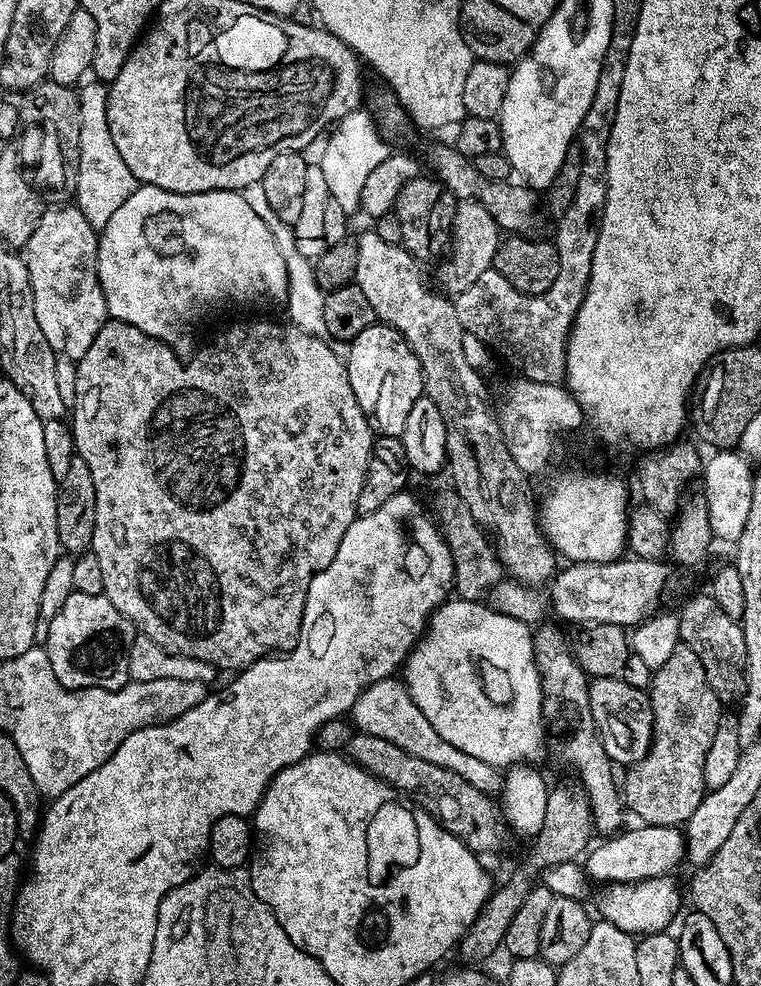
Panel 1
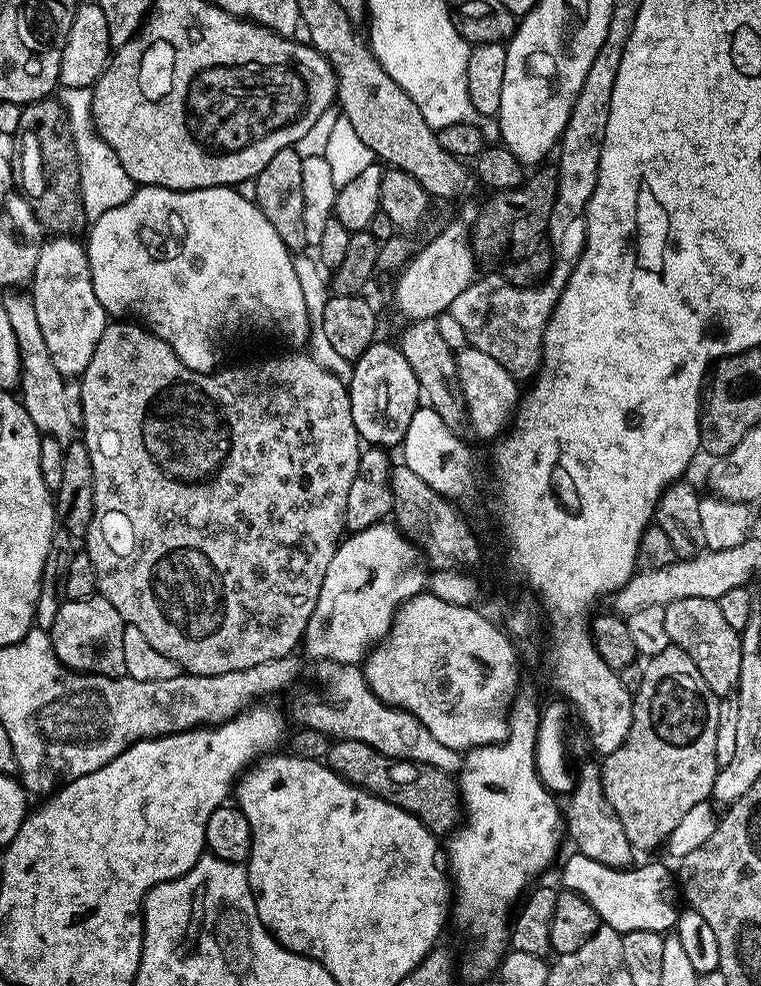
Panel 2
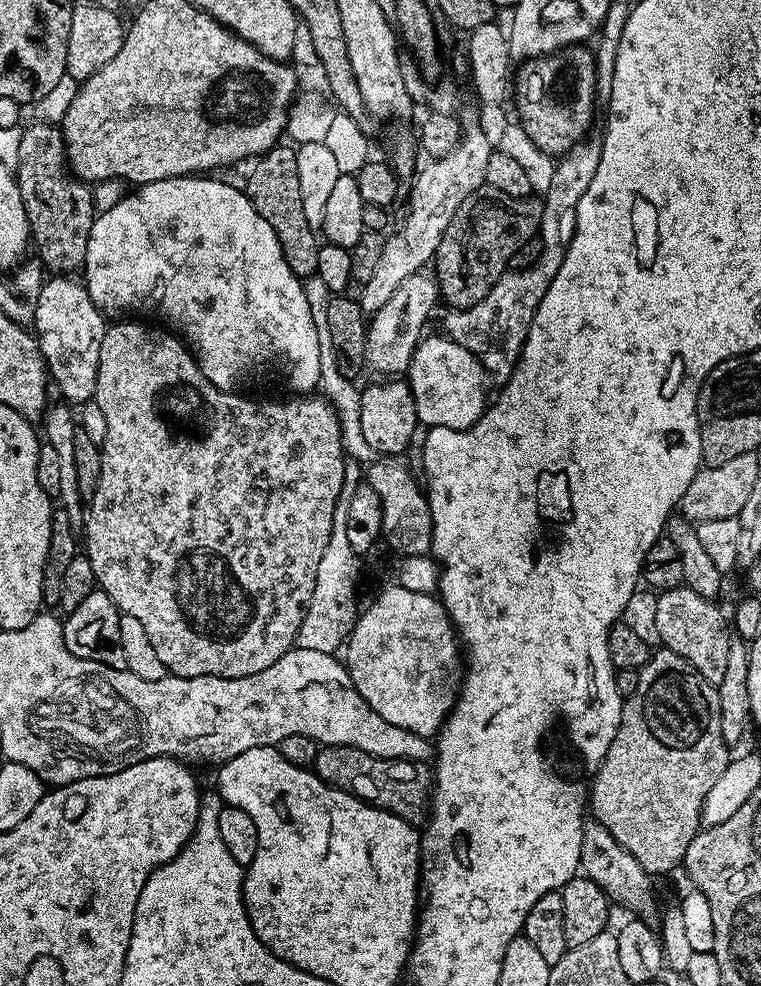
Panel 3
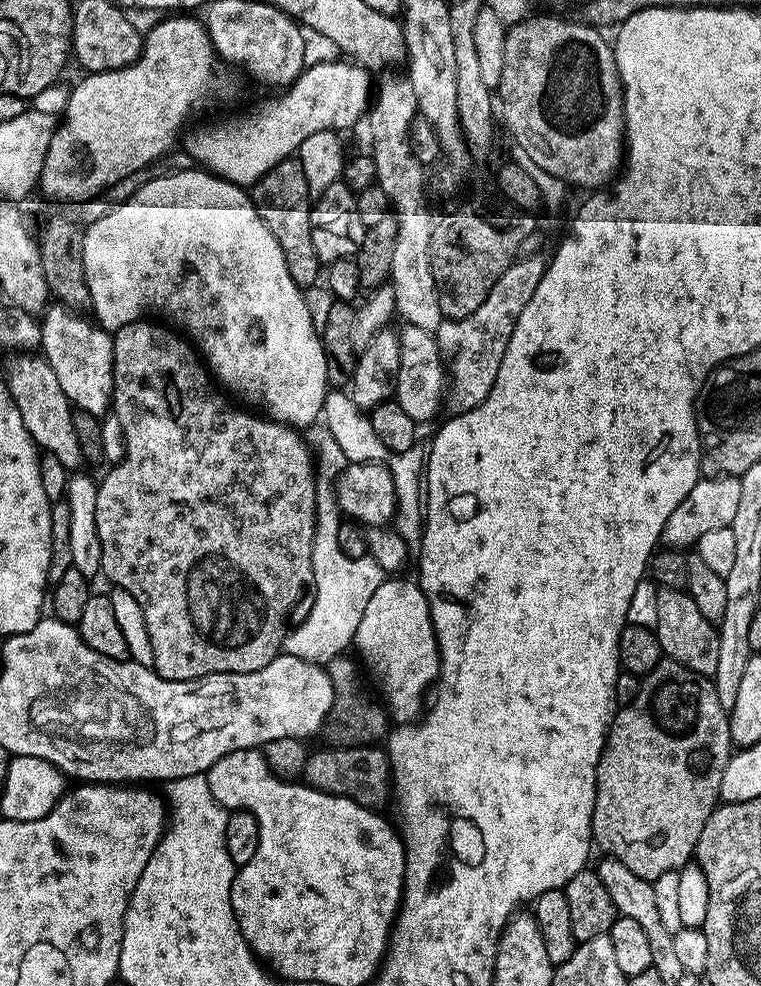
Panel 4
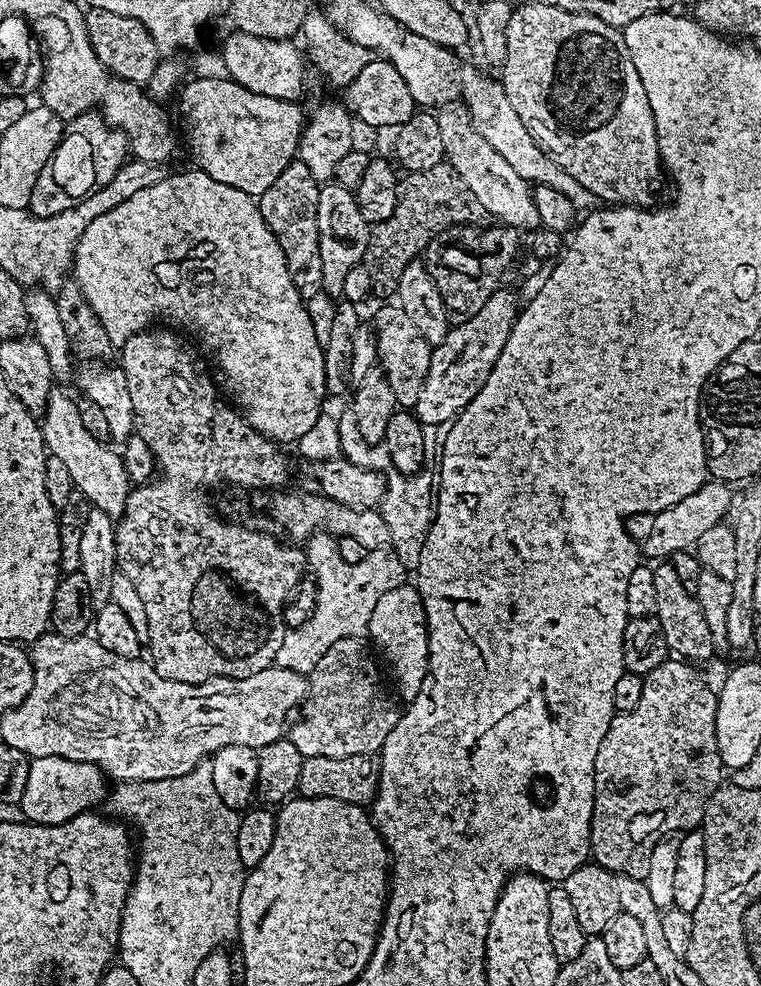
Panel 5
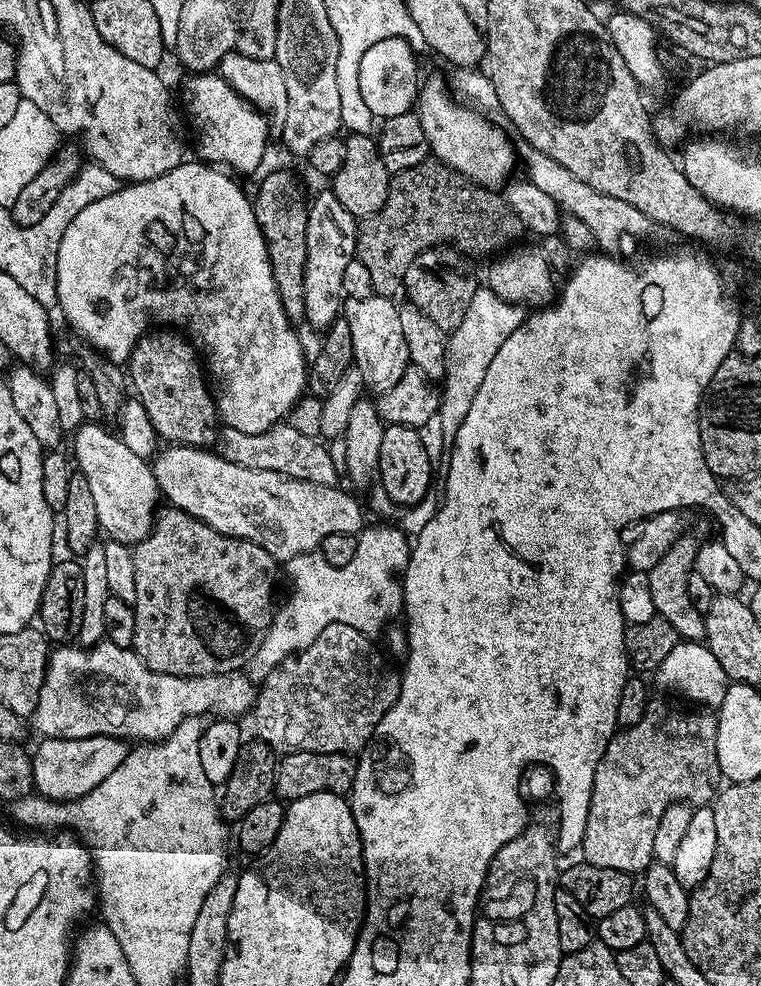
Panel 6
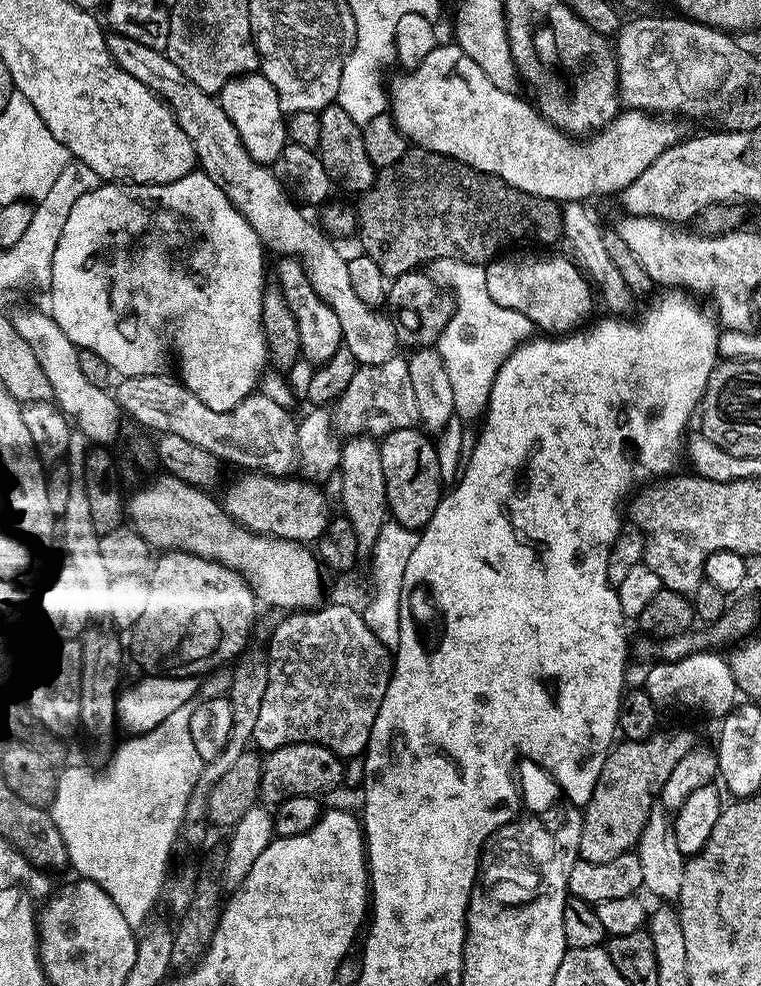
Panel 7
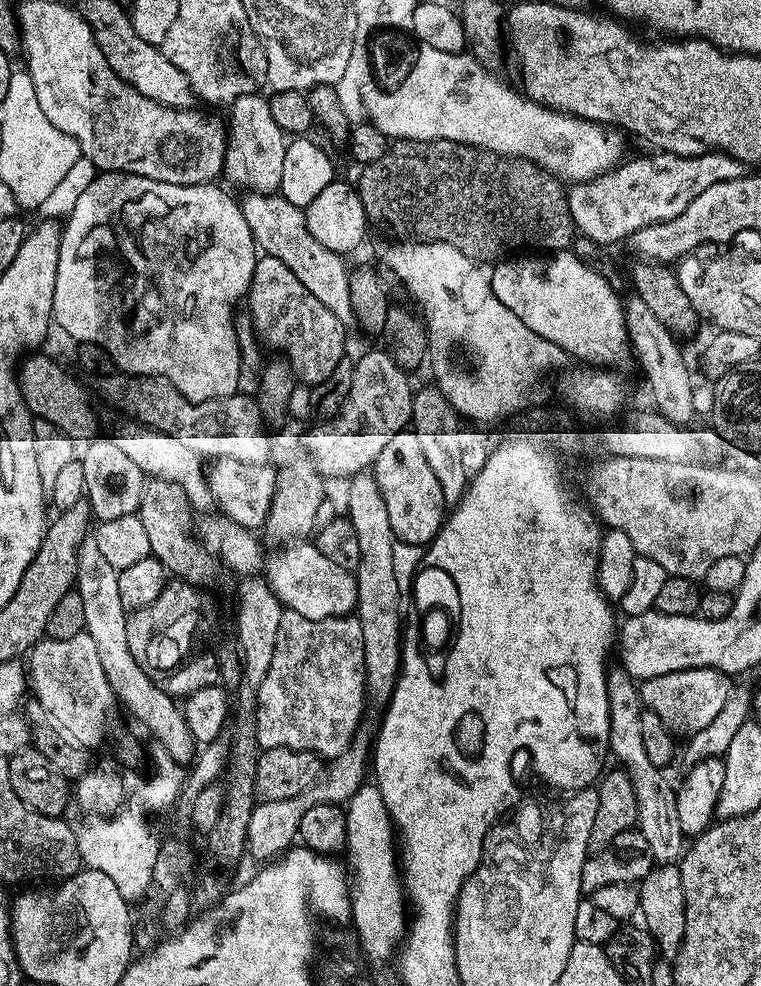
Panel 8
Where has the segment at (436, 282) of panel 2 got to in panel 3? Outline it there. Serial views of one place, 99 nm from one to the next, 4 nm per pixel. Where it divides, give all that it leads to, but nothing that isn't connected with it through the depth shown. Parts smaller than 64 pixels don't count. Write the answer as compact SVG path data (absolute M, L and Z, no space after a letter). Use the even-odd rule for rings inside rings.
M421 270L406 278L398 290L394 291L394 296L380 310L370 316L368 321L368 333L366 334L366 368L370 373L377 372L380 378L396 378L407 373L410 366L410 358L414 350L420 345L422 337L425 335L424 323L428 320L428 315L432 312L432 307L438 304L438 289L435 279L428 276L427 271Z

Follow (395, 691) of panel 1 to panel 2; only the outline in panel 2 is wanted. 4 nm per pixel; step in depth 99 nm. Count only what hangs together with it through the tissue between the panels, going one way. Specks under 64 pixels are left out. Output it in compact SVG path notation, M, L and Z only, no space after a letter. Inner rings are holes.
M331 662L325 663L325 665L324 680L328 685L324 688L324 696L328 700L312 700L301 710L299 723L303 727L322 730L322 734L336 740L366 742L366 746L378 750L393 762L411 762L413 765L429 764L449 774L459 773L462 767L461 753L455 748L438 742L438 738L434 738L434 734L430 734L430 730L426 730L426 726L422 726L422 722L418 722L418 718L414 718L414 714L401 708L393 708L391 704L384 704L380 701L374 694L374 690L370 690L363 671L357 665Z

